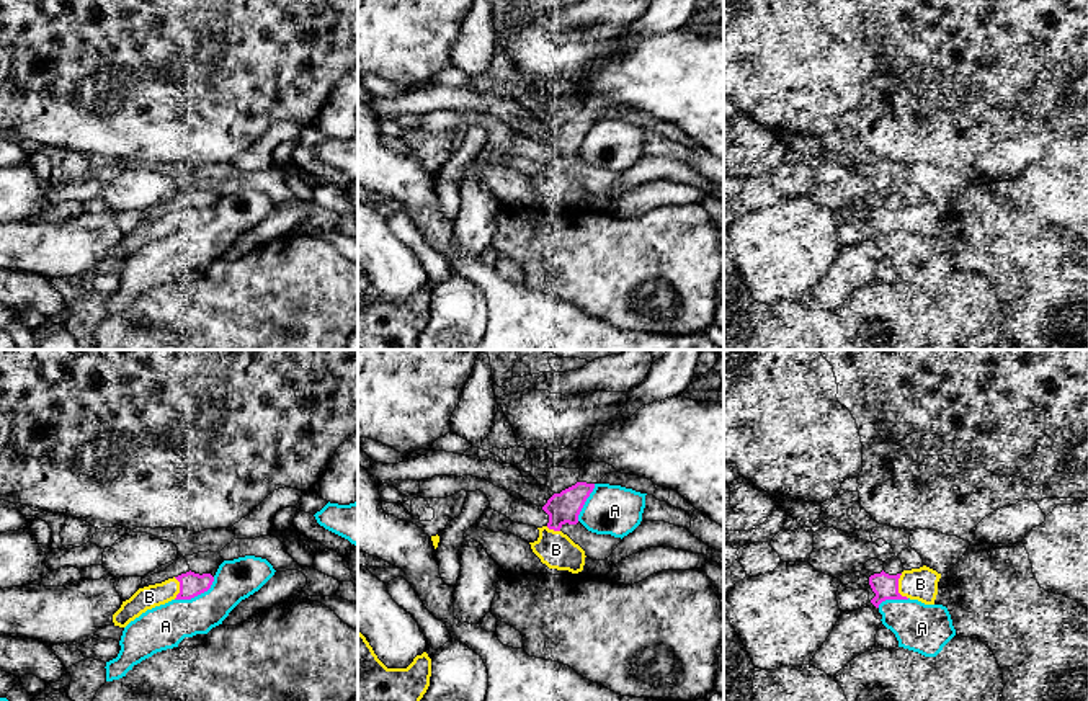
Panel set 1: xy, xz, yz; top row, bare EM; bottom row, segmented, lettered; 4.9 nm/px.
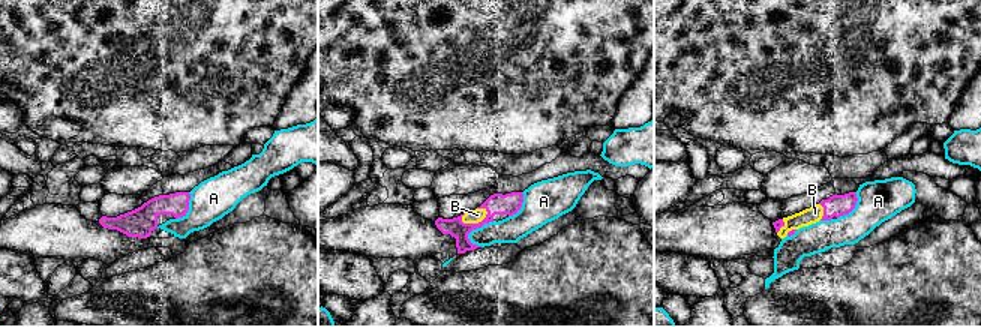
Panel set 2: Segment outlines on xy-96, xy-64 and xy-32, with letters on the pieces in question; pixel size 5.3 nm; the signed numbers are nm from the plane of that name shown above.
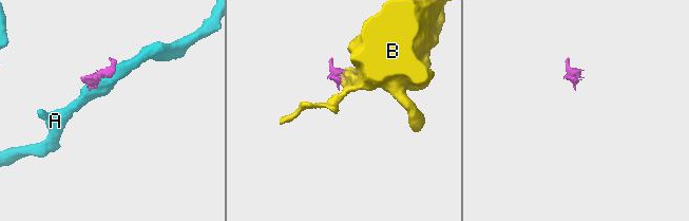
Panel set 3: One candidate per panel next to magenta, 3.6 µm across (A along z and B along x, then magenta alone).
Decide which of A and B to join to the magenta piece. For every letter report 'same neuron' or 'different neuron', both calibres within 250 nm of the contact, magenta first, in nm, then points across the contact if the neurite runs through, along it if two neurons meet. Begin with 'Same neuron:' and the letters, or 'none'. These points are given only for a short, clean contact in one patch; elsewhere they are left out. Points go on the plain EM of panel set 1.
Same neuron: B
A: different neuron; calibres 120 and 220 nm
B: same neuron; calibres 130 and 160 nm

